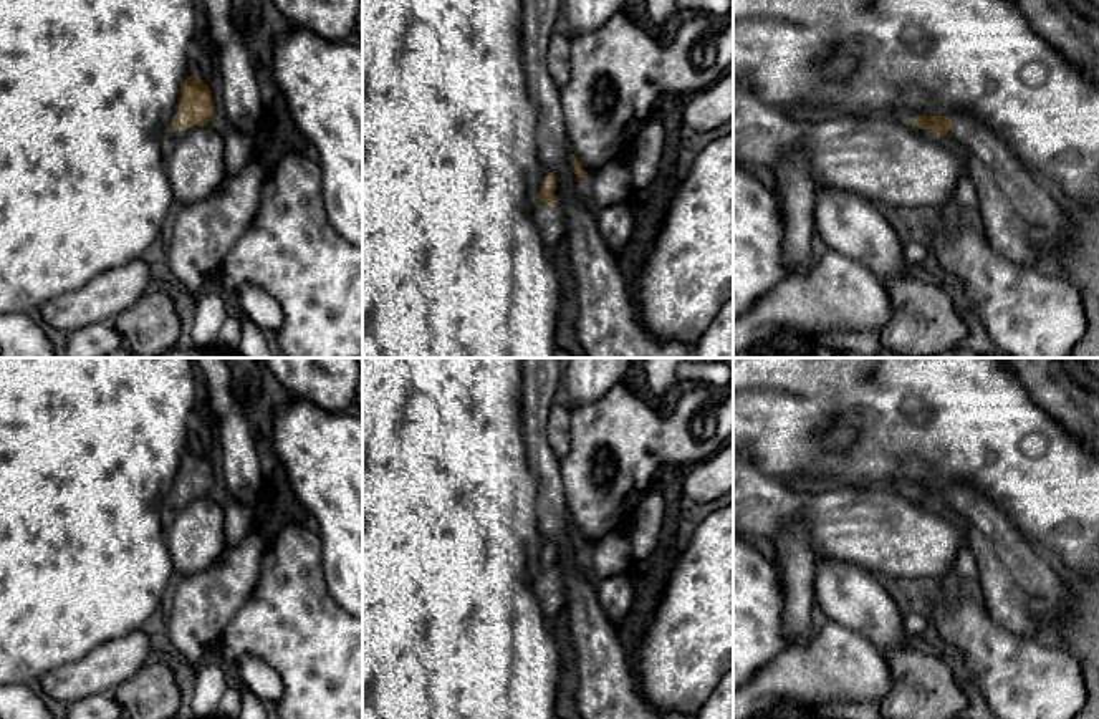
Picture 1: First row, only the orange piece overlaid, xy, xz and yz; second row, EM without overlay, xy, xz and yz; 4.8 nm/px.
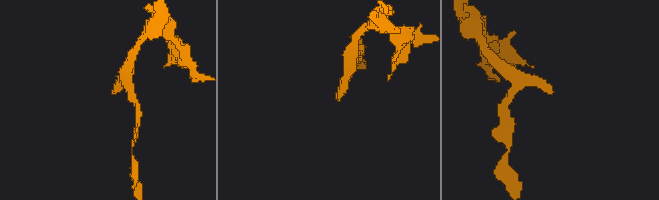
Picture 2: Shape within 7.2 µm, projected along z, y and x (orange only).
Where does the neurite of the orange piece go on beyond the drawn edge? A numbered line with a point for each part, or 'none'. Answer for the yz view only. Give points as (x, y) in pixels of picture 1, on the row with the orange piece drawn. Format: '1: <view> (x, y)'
1: yz (1023, 221)

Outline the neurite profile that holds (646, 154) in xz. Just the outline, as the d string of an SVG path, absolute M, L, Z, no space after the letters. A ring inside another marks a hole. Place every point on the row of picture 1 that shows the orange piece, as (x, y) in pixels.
M649 119L631 149L631 187L645 189L657 176L664 154L664 134L669 124Z

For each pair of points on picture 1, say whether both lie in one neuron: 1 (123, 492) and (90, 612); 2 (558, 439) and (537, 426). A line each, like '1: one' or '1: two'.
1: one
2: two

